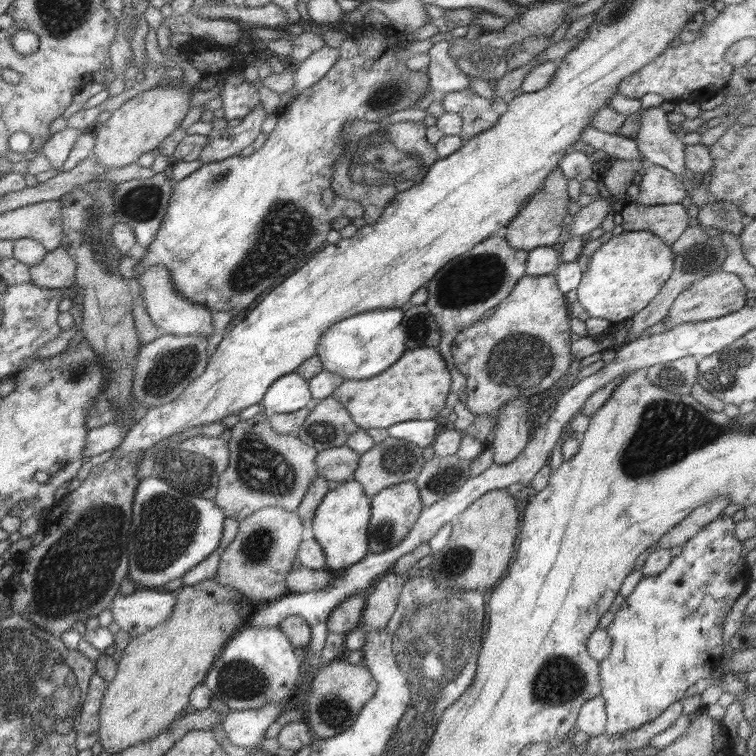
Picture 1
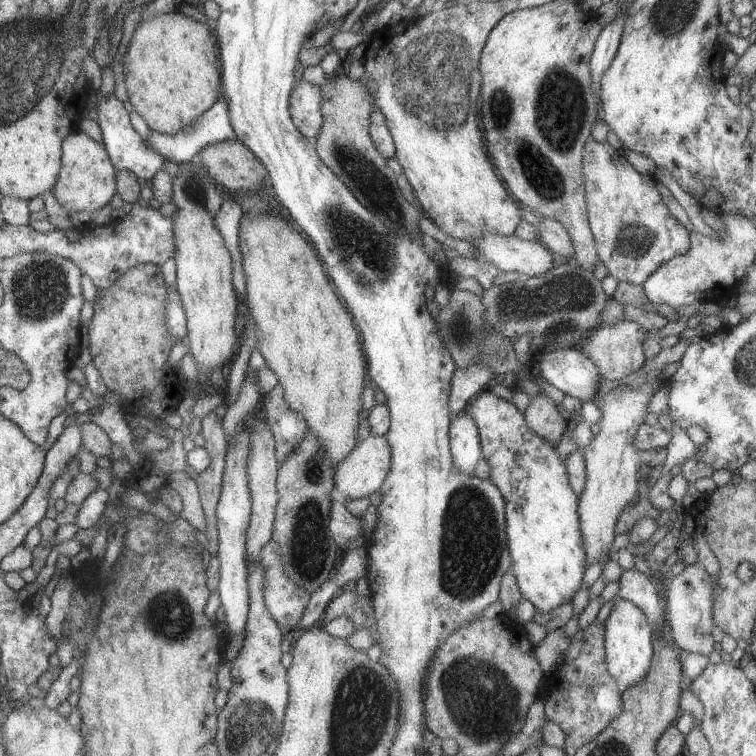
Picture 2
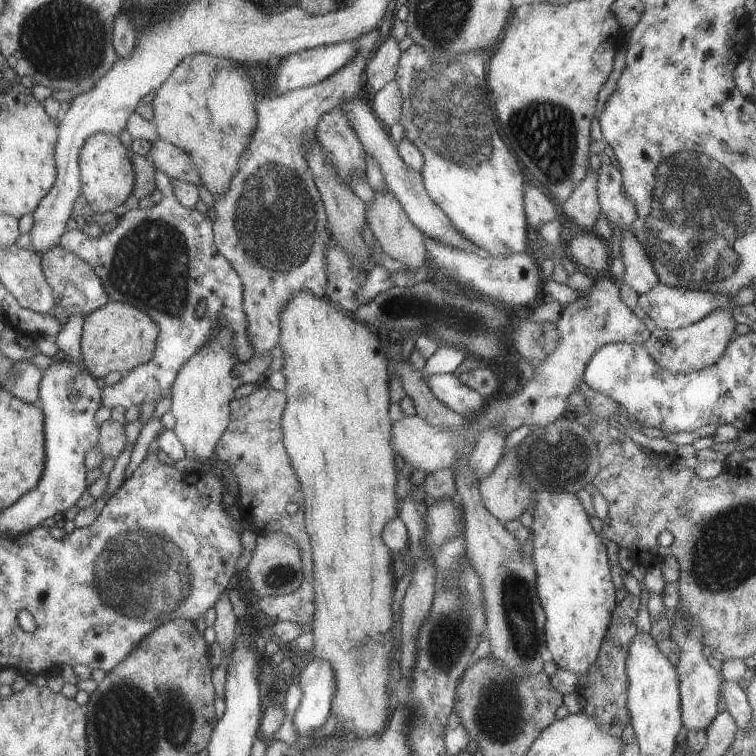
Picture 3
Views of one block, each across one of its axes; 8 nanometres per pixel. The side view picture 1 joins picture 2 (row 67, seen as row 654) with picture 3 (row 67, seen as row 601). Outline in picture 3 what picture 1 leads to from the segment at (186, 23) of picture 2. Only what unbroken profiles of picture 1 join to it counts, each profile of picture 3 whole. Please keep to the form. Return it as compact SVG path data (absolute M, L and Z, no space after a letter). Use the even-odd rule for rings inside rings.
M208 53L185 56L171 75L155 91L150 101L153 110L152 122L159 139L182 149L193 162L200 177L200 185L212 196L224 194L235 174L239 158L251 141L256 126L256 102L258 95L243 64L236 64Z

